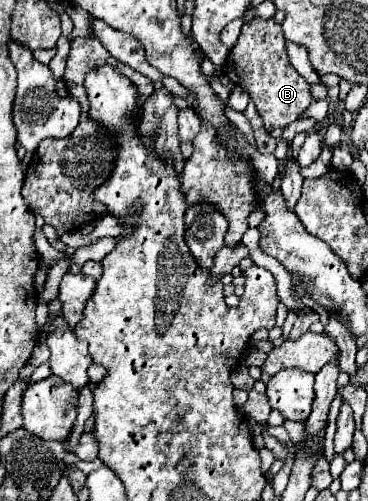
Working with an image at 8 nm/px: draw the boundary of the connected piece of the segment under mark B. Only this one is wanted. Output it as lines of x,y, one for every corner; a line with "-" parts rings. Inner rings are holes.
252,18
242,26
238,42
226,58
224,72
236,86
244,88
250,94
258,114
262,116
266,132
270,132
272,128
284,128
286,124
298,120
300,114
312,102
310,84
288,62
284,38
282,38
282,26
274,18
270,20

